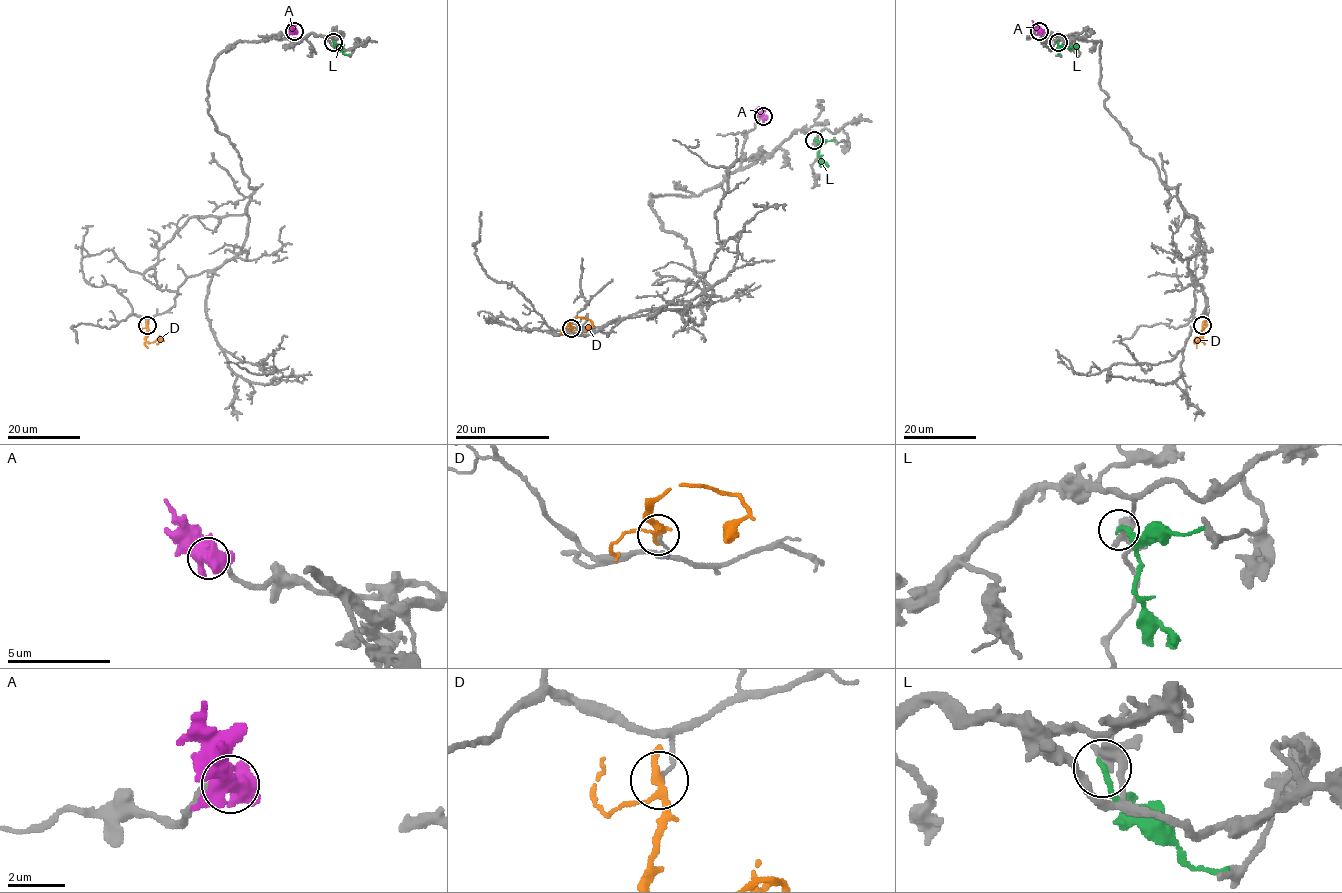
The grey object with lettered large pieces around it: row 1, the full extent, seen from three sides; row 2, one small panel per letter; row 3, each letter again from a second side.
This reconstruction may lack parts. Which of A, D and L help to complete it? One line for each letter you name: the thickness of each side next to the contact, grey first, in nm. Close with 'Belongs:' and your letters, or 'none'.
A: 200/550 nm
Belongs: A

